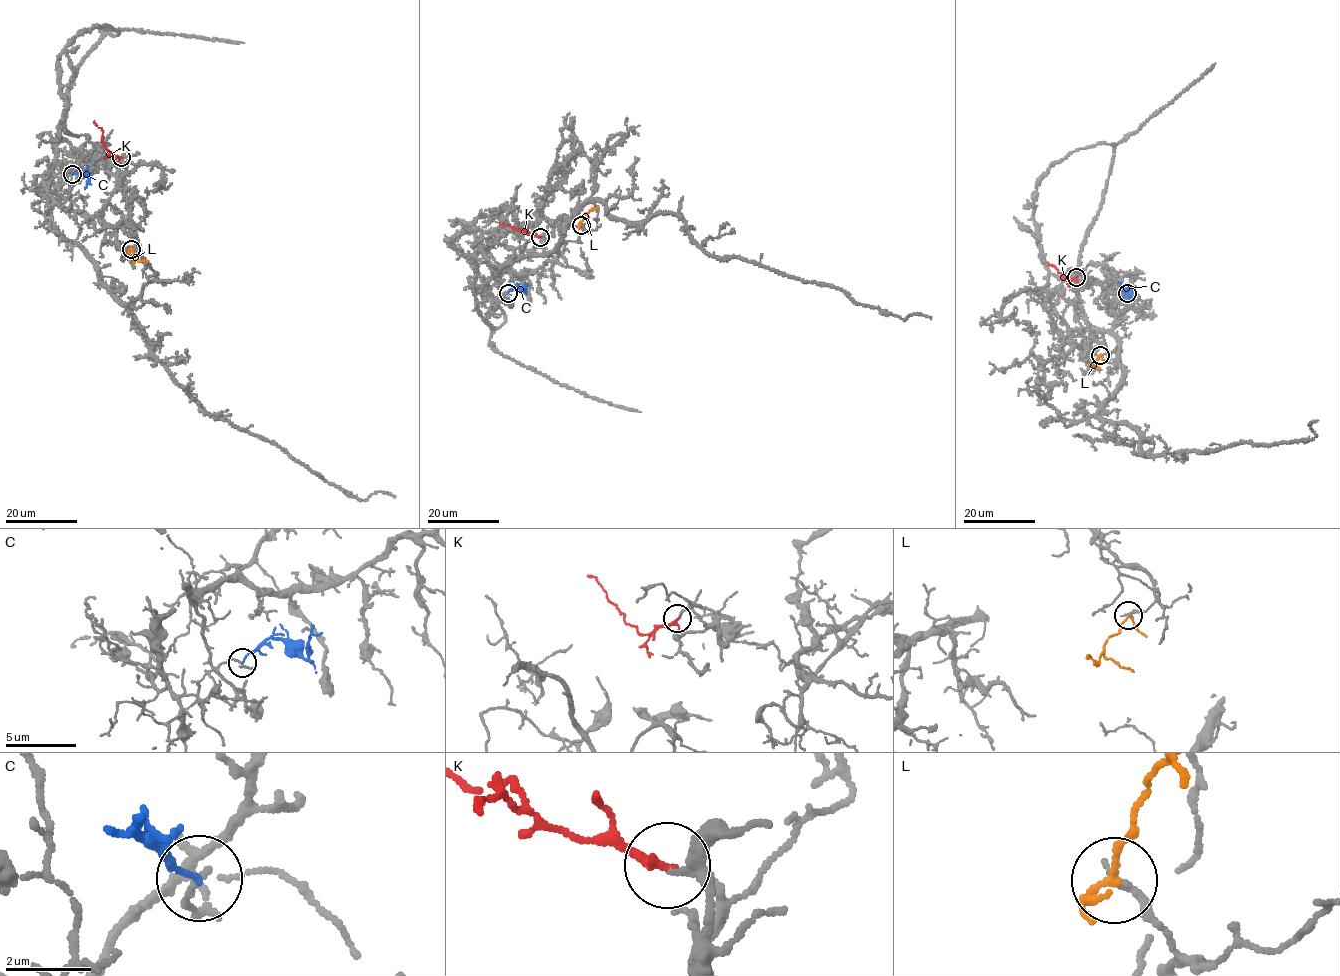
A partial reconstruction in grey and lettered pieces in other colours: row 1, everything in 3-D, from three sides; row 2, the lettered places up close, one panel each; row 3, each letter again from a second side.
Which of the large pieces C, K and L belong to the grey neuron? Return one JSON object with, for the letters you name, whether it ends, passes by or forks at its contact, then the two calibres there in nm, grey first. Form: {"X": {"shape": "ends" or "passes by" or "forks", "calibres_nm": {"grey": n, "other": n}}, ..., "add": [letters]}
{"K": {"shape": "ends", "calibres_nm": {"grey": 150, "other": 200}}, "add": ["K"]}

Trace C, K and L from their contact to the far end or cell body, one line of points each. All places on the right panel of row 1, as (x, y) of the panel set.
C: (1127, 293), (1123, 288), (1131, 289), (1131, 302)
K: (1076, 277), (1067, 280), (1046, 262)
L: (1100, 355), (1093, 367), (1090, 366)

